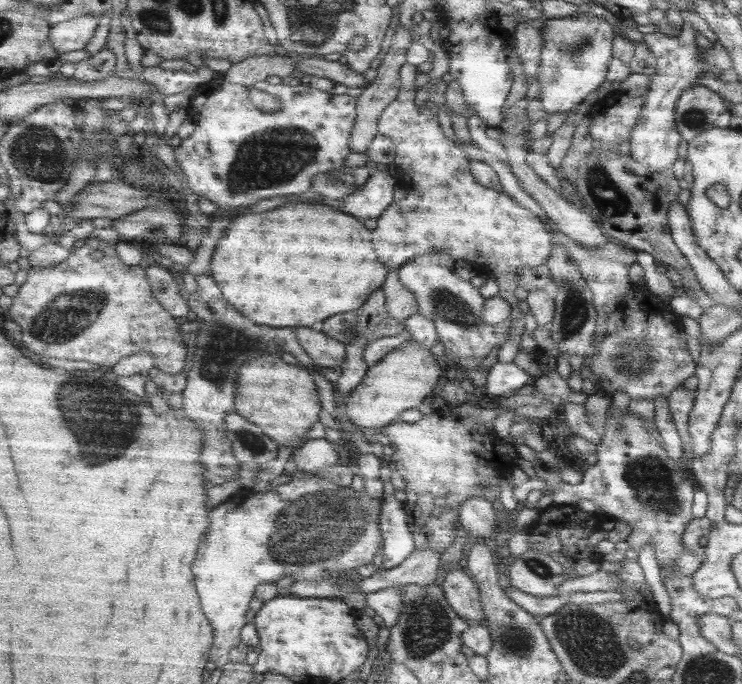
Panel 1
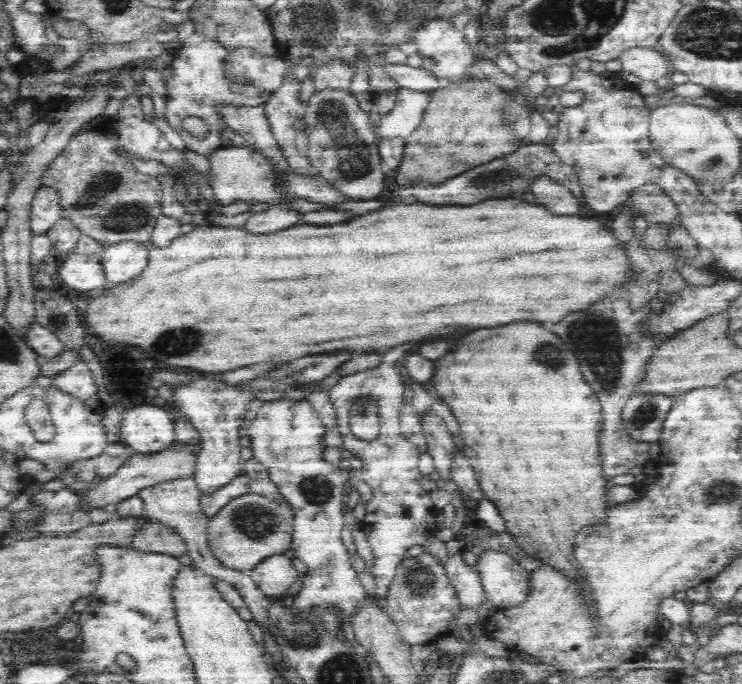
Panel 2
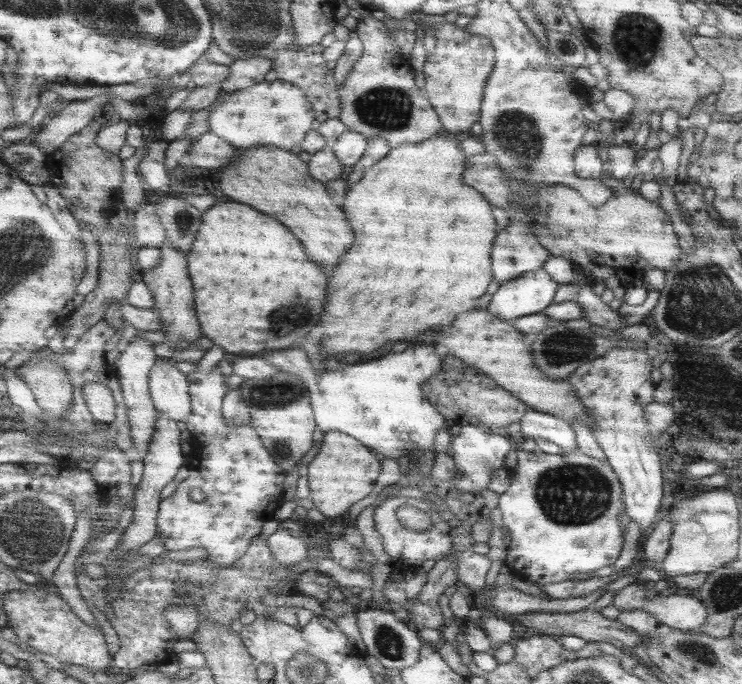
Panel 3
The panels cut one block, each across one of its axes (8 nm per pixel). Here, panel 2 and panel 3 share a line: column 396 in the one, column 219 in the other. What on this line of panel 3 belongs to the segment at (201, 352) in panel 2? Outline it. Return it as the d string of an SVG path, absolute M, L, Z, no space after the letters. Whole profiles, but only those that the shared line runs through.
M239 202L217 204L203 214L203 226L189 254L189 272L197 286L197 314L205 336L237 356L289 348L289 344L315 330L329 284L327 272L305 254L303 244L287 226Z

